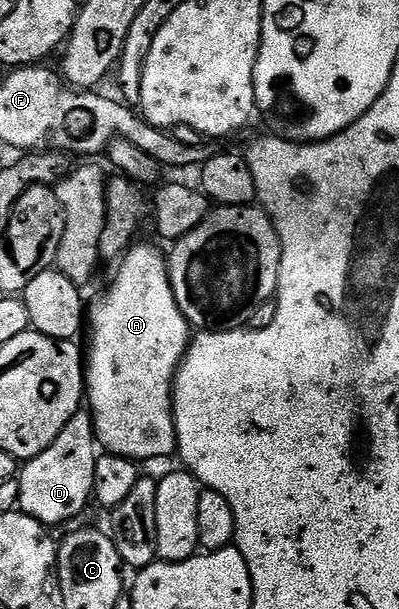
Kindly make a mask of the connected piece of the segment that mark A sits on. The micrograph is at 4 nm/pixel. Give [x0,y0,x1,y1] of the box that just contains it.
[86,242,190,462]

